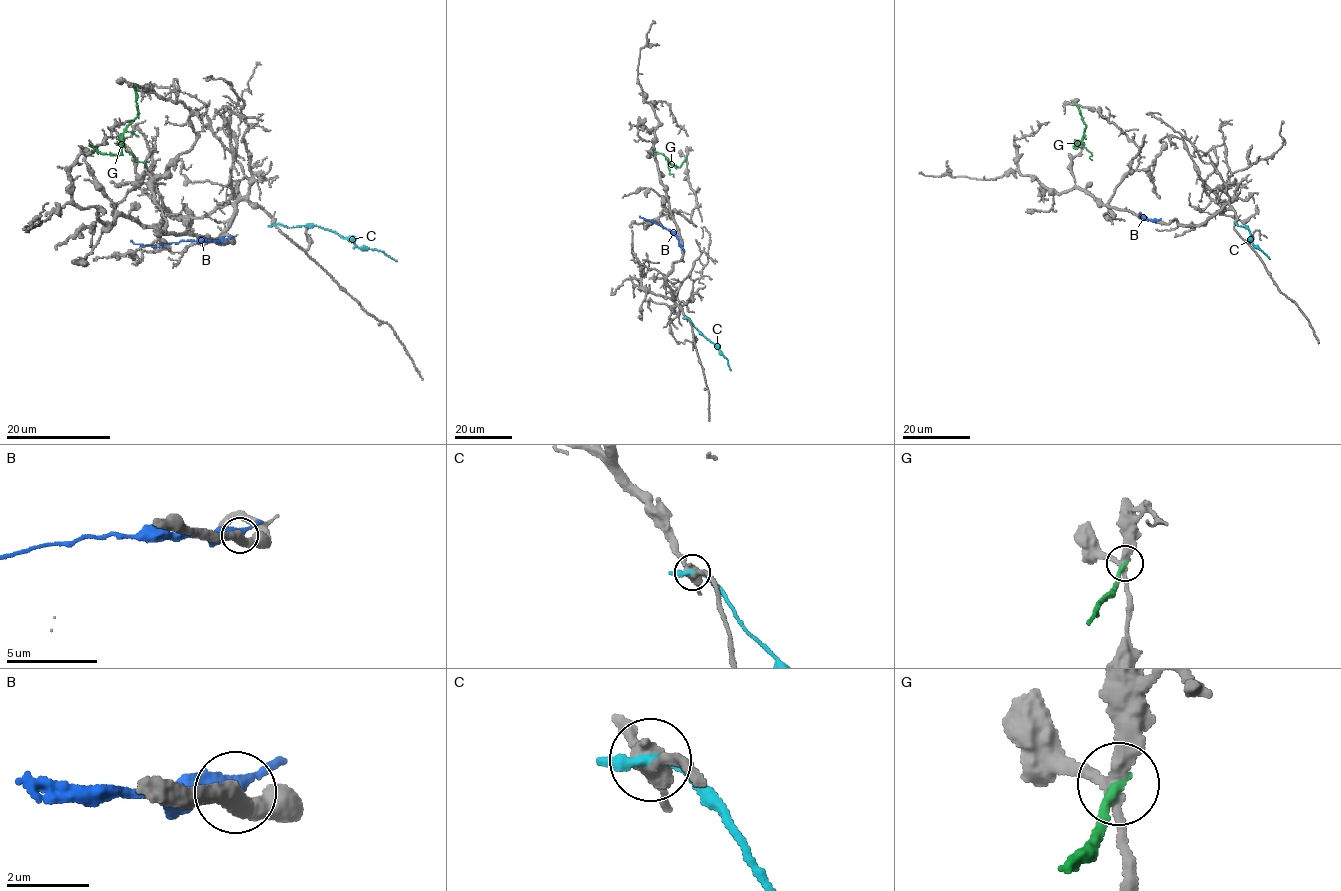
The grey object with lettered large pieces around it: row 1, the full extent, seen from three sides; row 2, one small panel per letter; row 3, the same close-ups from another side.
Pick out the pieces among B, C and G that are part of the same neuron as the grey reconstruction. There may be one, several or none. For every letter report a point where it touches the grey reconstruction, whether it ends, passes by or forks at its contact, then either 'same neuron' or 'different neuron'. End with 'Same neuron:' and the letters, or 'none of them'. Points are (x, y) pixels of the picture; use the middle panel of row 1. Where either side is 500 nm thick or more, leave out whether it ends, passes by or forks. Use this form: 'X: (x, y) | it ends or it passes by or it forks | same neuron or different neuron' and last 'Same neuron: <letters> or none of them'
B: (682, 247) | it passes by | different neuron
C: (686, 318) | it passes by | different neuron
G: (686, 156) | it ends | different neuron
Same neuron: none of them

